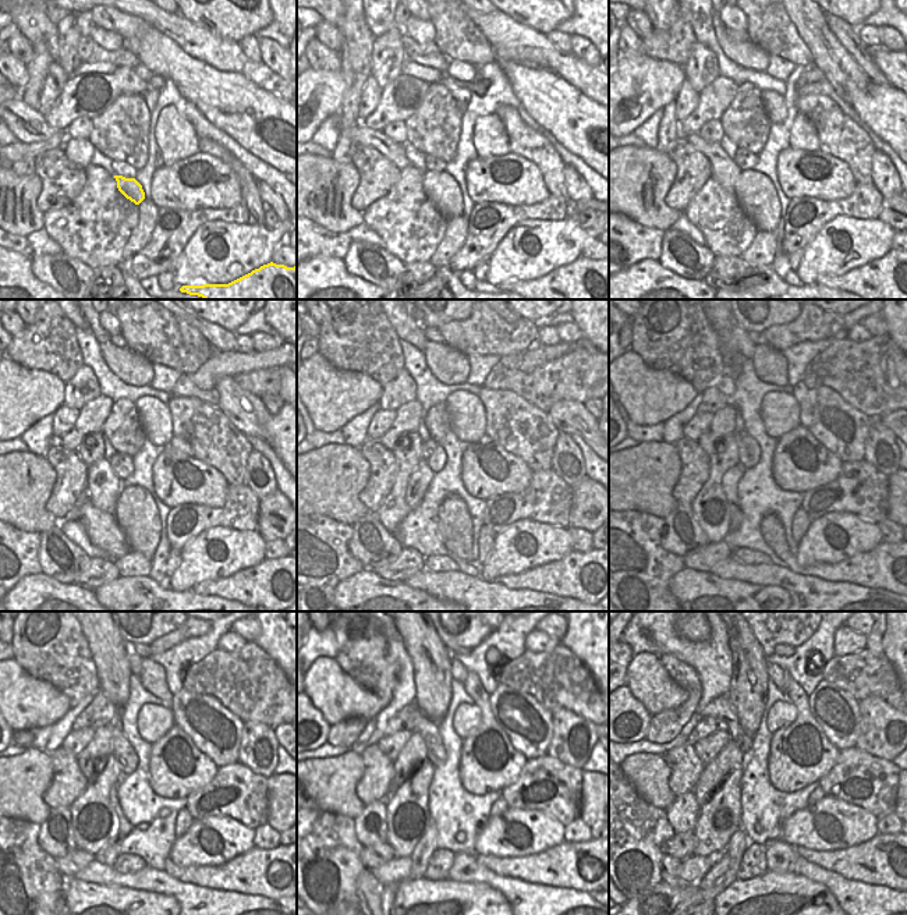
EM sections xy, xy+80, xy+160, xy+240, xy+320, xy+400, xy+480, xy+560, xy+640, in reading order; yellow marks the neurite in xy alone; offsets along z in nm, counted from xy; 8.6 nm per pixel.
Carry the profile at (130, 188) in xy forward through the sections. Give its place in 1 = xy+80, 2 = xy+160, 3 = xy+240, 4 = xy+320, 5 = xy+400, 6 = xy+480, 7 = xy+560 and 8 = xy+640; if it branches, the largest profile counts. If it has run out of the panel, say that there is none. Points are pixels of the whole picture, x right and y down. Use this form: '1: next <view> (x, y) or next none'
1: next xy+80 (442, 190)
2: next xy+160 (754, 191)
3: next xy+240 (135, 511)
4: next xy+320 (454, 525)
5: next xy+400 (892, 567)
6: next xy+480 (265, 872)
7: next xy+560 (574, 865)
8: next xy+640 (892, 861)

